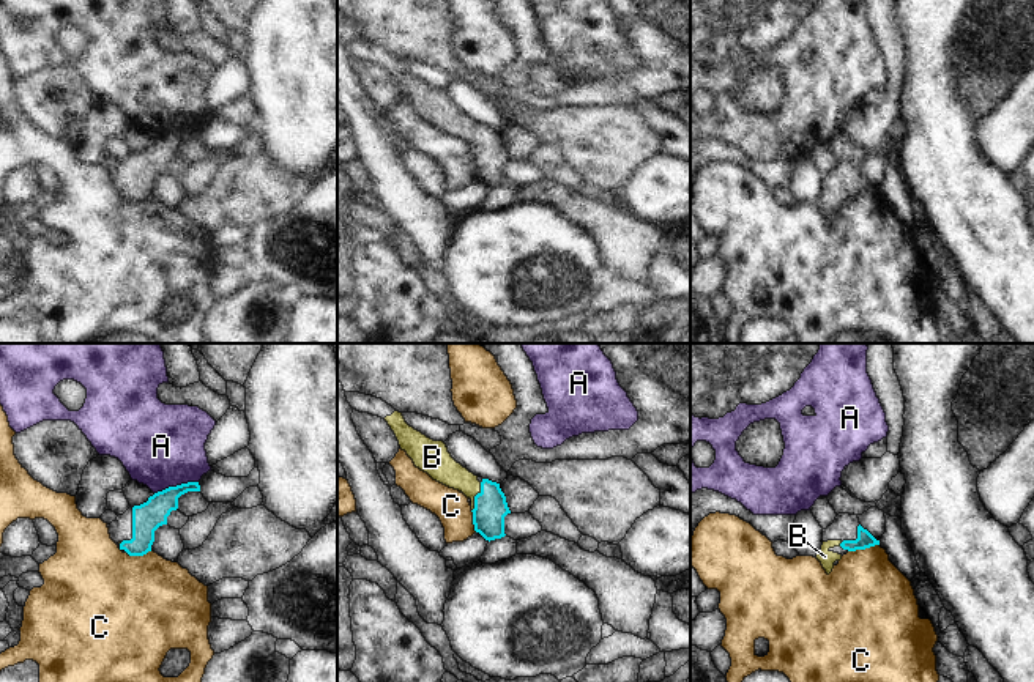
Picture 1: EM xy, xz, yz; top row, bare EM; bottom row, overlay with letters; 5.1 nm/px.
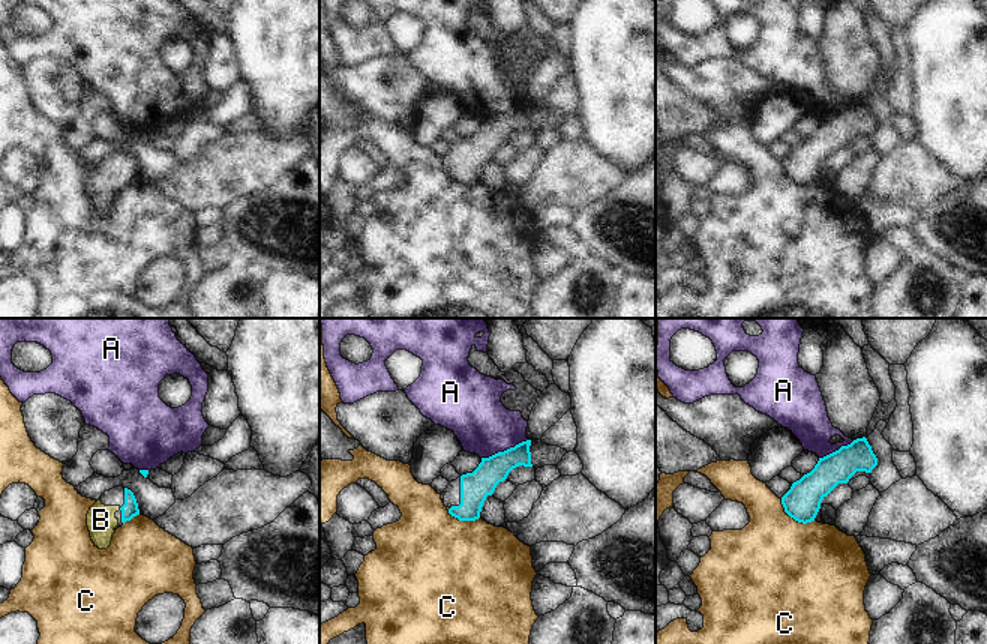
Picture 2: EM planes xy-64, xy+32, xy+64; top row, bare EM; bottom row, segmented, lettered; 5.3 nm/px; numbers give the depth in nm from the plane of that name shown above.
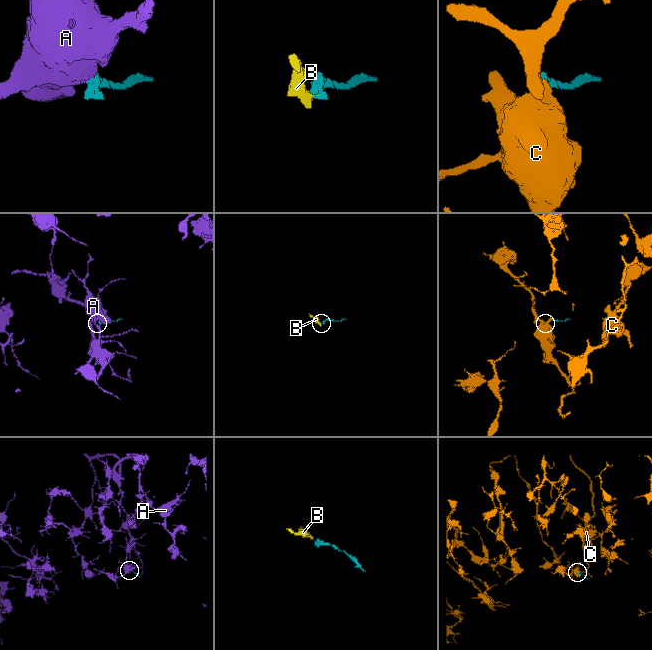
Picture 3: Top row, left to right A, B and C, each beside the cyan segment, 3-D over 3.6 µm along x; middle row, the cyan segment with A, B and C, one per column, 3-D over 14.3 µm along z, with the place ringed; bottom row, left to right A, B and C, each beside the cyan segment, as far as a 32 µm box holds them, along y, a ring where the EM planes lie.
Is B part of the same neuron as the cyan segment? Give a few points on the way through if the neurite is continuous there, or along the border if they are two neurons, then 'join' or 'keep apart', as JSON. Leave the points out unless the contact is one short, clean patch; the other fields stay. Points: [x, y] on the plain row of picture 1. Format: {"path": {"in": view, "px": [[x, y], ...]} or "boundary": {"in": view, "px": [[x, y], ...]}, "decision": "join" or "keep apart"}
{"path": {"in": "xz", "px": [[490, 155], [475, 144], [456, 123], [438, 111]]}, "decision": "join"}

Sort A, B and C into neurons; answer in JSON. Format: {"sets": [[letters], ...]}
{"sets": [["A"], ["B"], ["C"]]}

